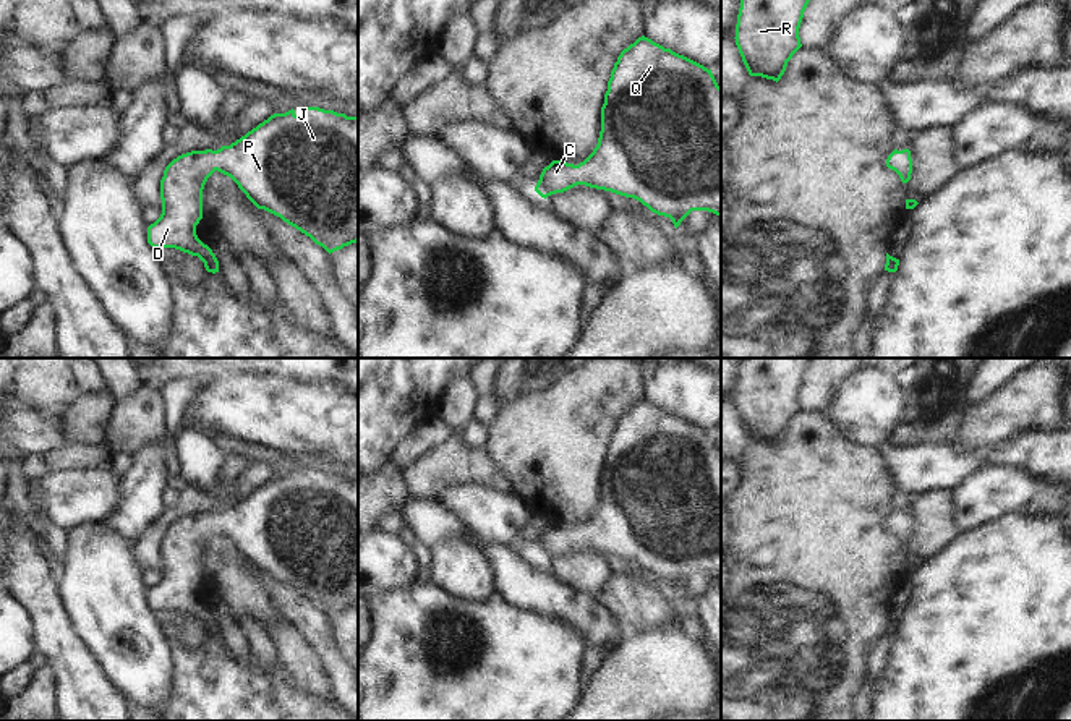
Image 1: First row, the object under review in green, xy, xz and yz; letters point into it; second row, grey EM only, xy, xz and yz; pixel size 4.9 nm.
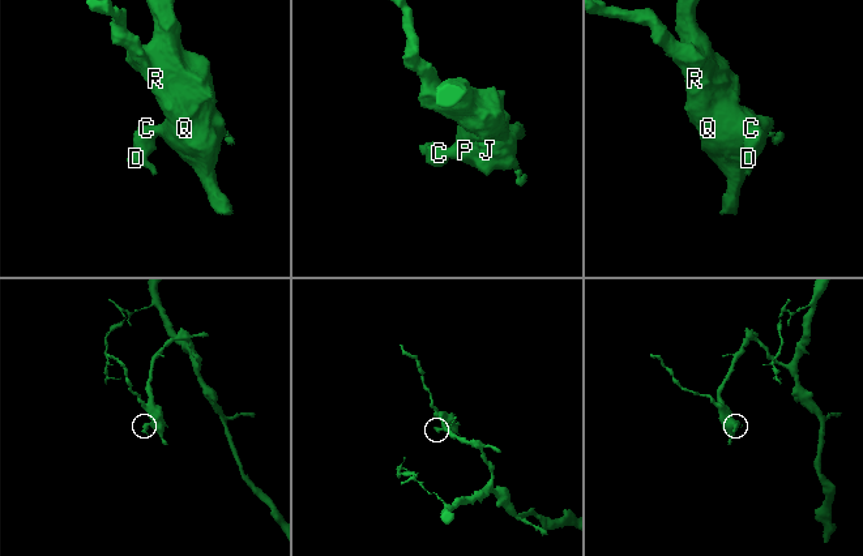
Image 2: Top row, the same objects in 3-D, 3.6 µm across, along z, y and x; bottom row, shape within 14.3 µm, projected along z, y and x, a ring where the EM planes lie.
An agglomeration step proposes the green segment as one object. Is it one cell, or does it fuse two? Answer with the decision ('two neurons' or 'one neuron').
one neuron

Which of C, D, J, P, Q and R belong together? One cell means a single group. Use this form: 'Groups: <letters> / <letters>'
Groups: C D J P Q R.

